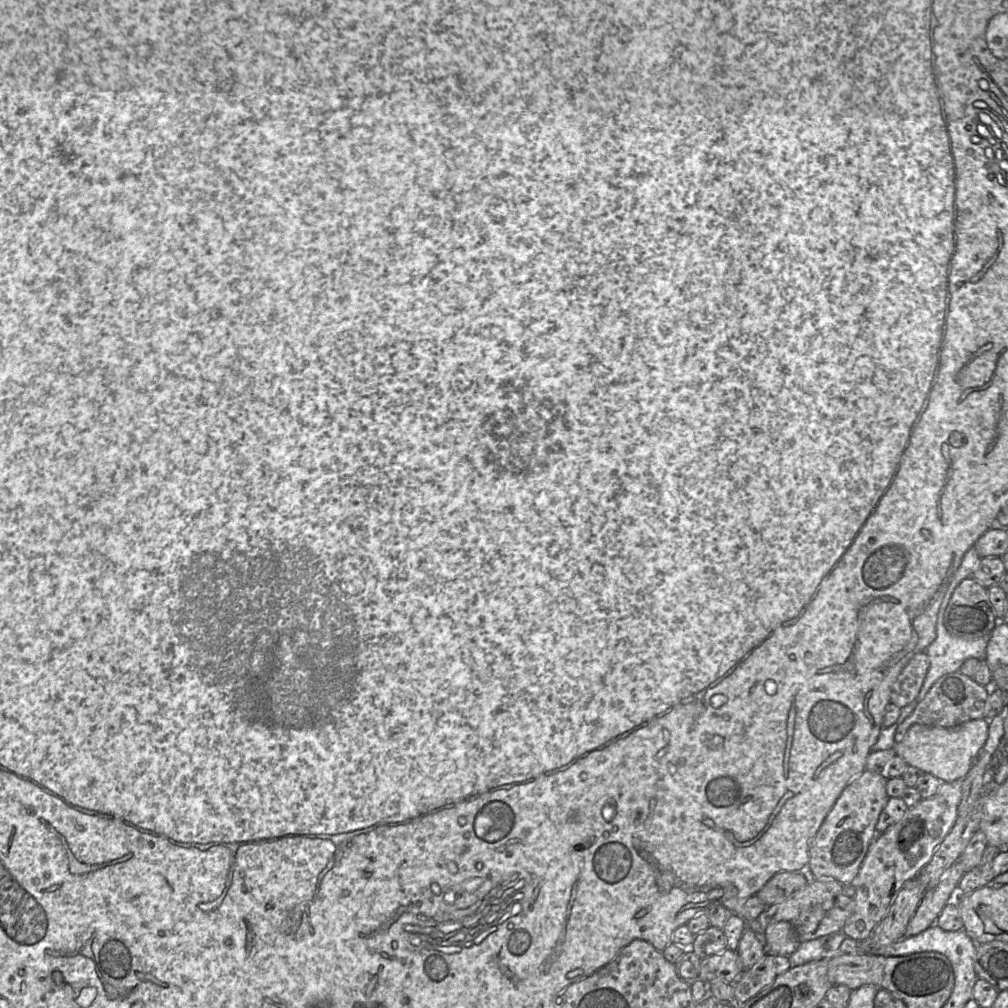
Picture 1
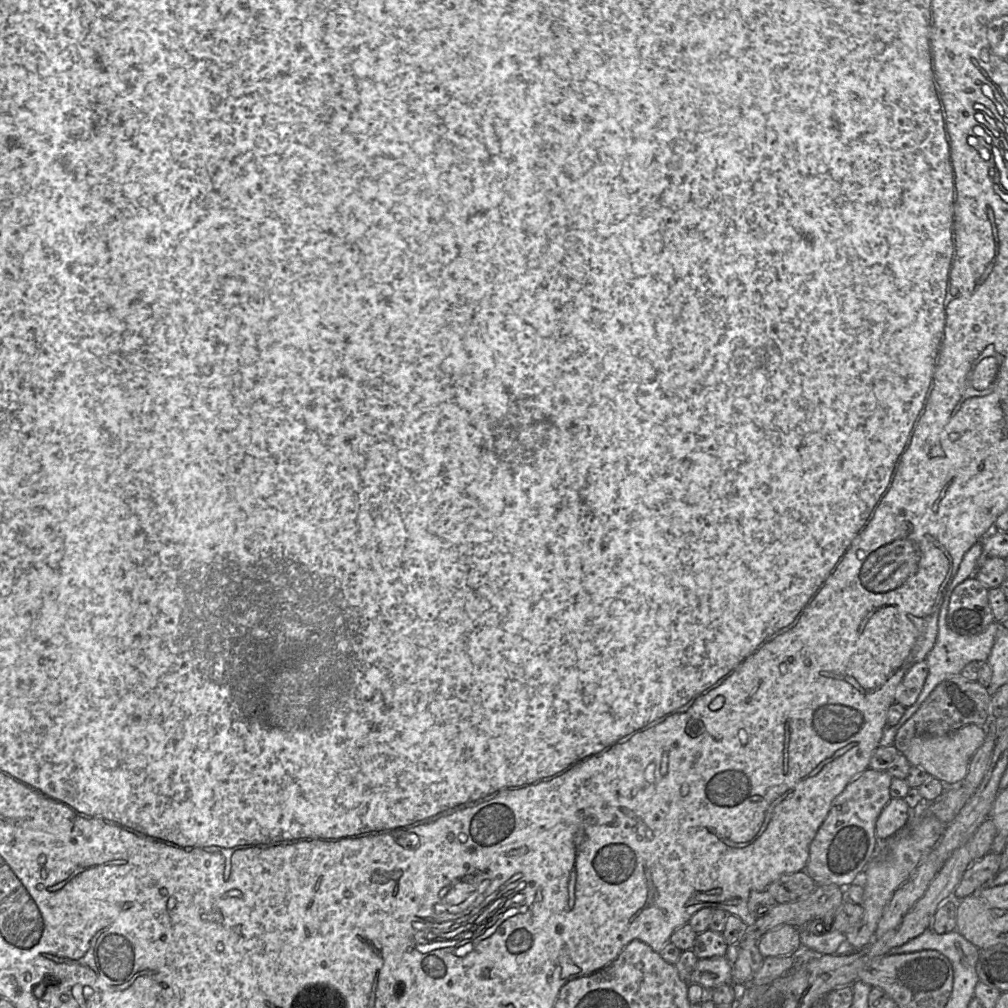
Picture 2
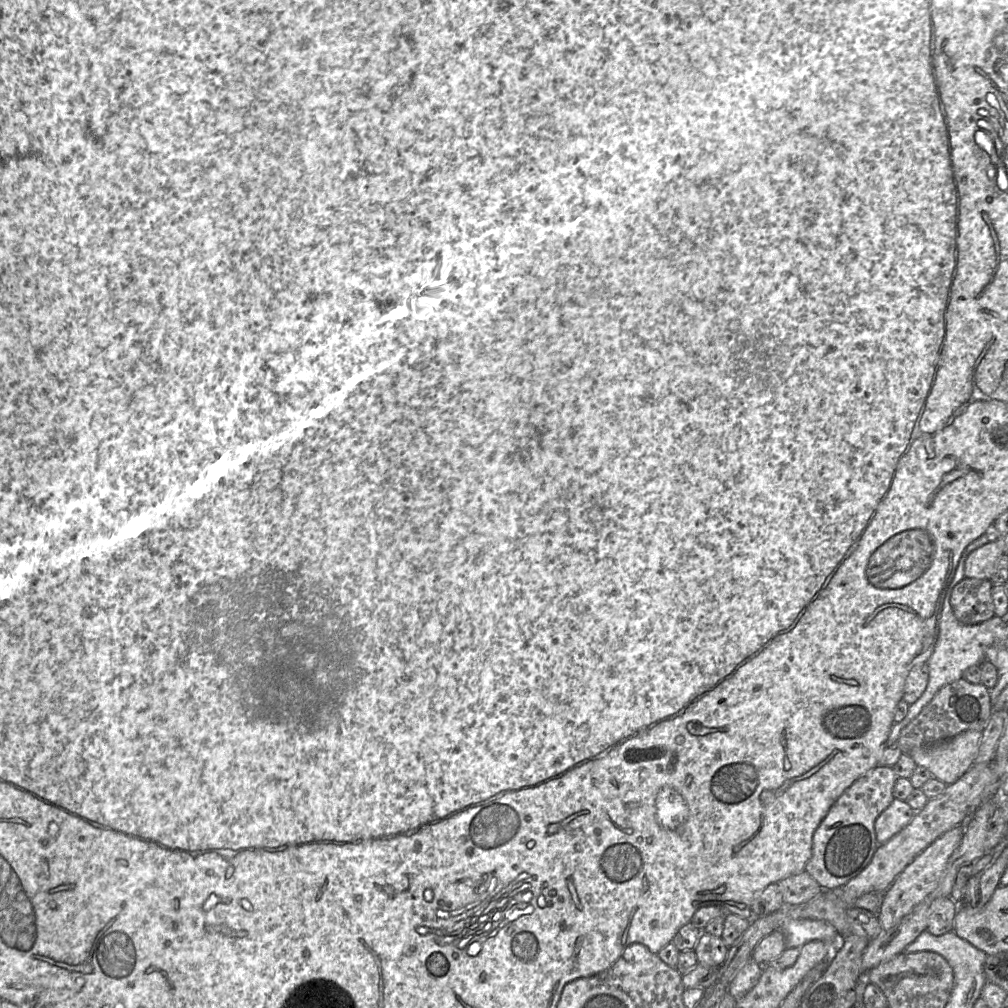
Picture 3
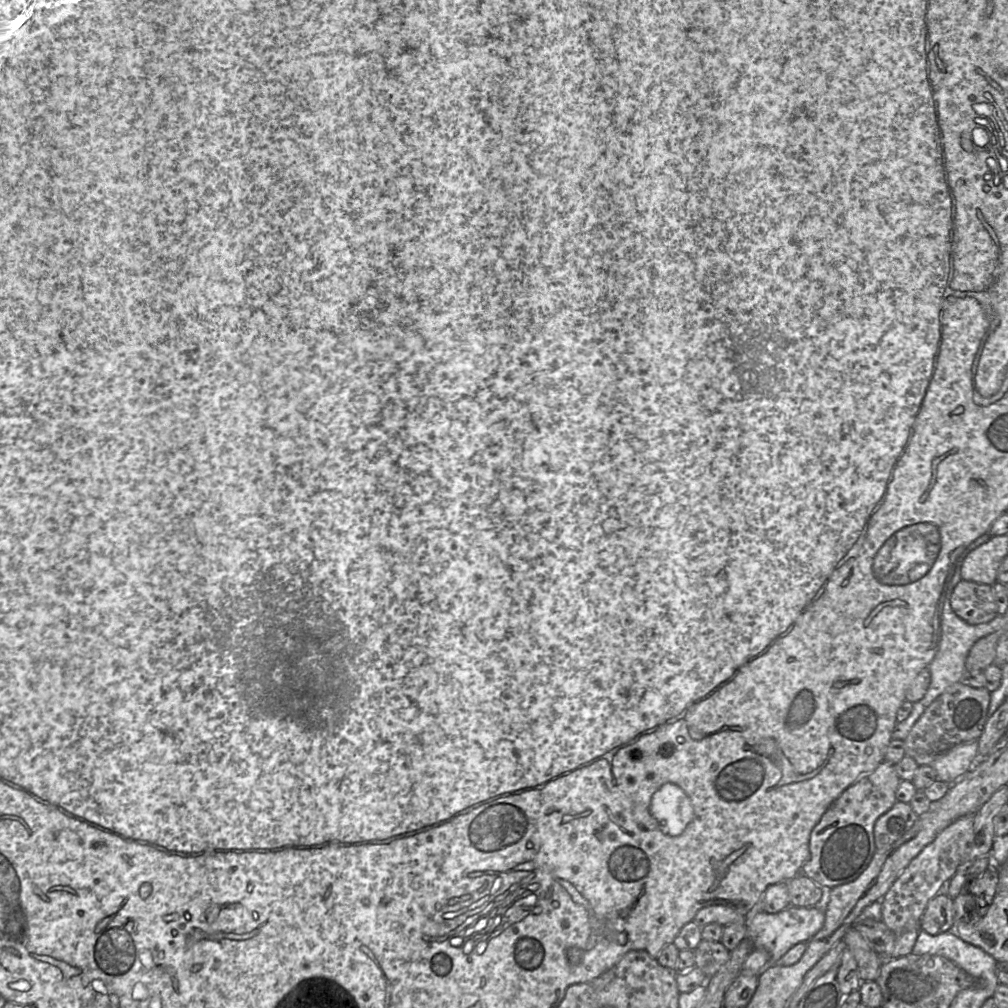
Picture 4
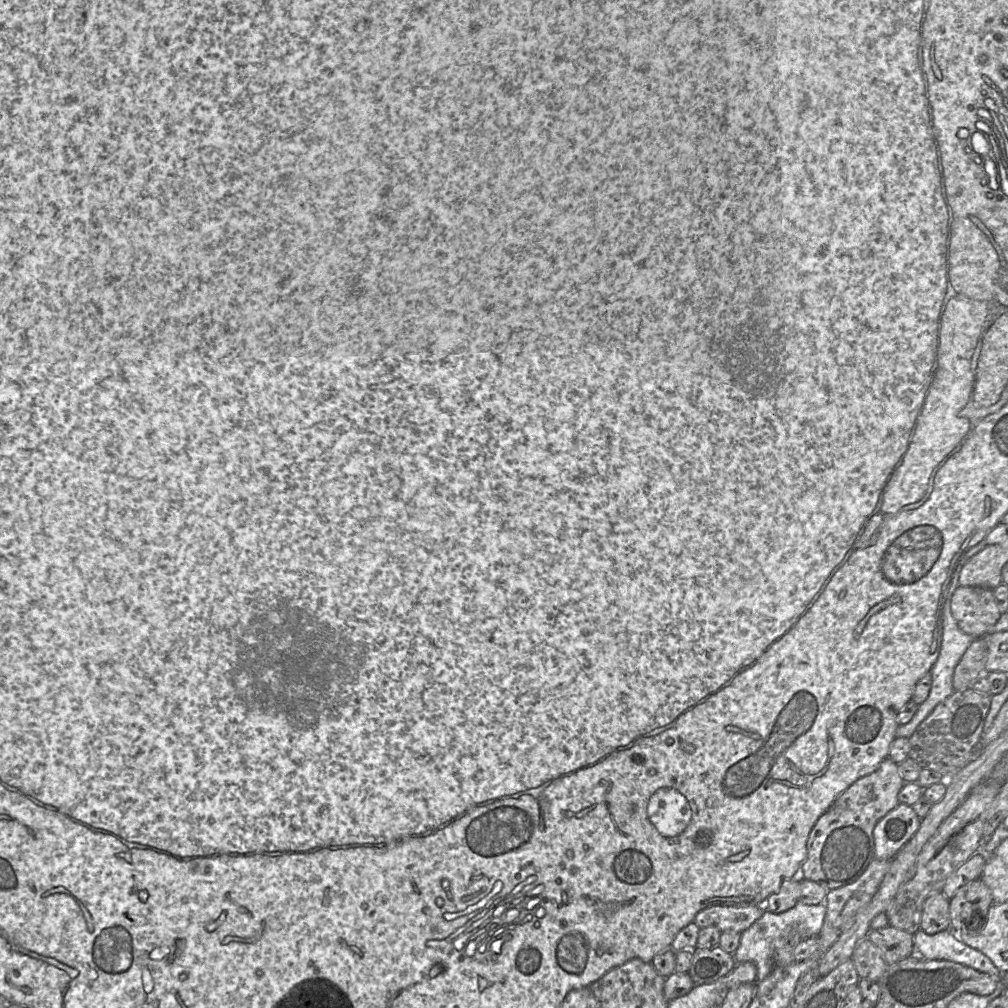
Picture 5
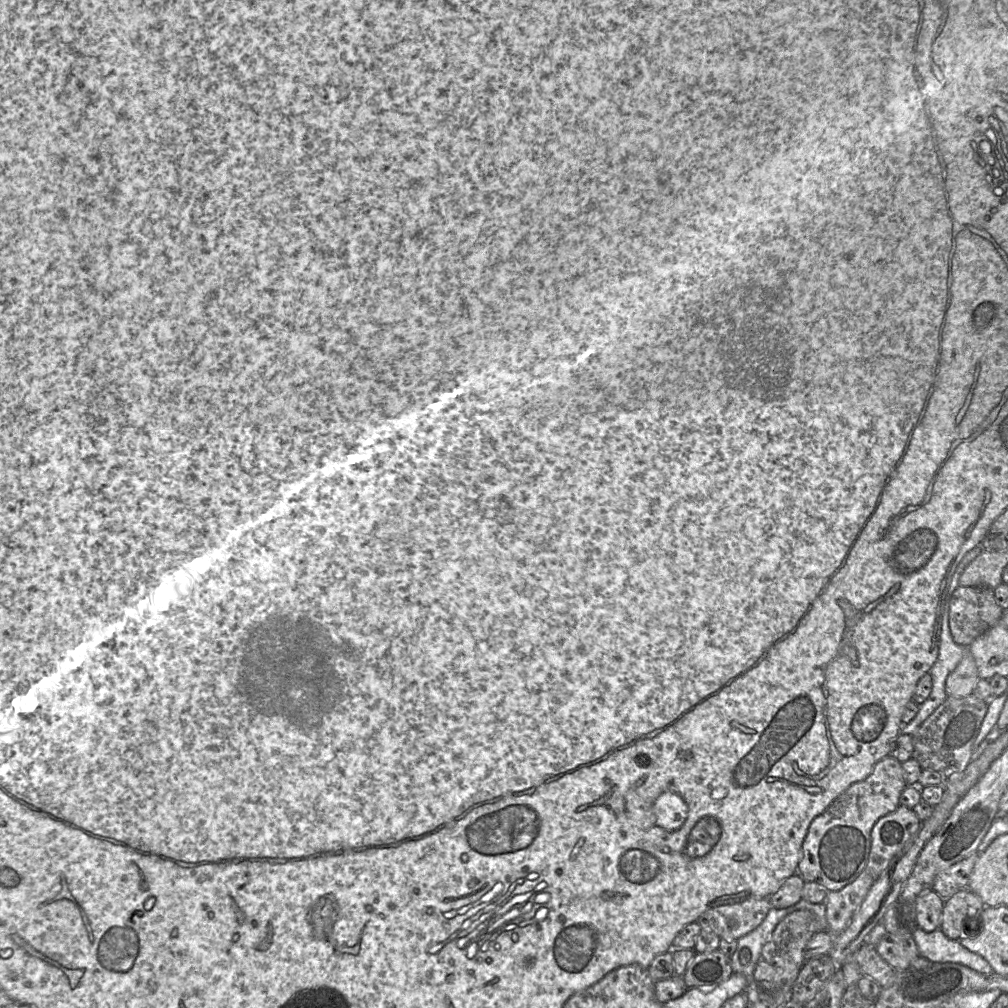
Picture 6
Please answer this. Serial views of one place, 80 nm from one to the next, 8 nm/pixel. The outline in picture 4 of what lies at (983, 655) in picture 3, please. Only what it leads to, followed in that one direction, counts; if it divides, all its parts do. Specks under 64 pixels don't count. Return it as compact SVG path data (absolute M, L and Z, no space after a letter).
M989 533L983 534L974 540L968 547L962 552L959 557L952 578L949 582L948 592L946 592L945 600L942 605L942 619L941 619L941 637L940 642L938 644L938 650L933 660L929 664L929 670L931 674L931 682L929 688L925 694L925 696L918 702L913 703L913 709L908 718L902 722L896 724L894 731L892 732L892 739L896 740L905 740L910 730L926 710L926 708L938 697L940 696L948 687L951 685L961 681L966 673L966 659L971 647L974 643L987 636L990 635L1003 626L1003 615L997 615L994 619L987 623L971 625L958 617L952 607L950 598L952 592L958 582L962 580L961 578L961 568L964 563L965 558L976 548L986 543L990 540L992 536Z

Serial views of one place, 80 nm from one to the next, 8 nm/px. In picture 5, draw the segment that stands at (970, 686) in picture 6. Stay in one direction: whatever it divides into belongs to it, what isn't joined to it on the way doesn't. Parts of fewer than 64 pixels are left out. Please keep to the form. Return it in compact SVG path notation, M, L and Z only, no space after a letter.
M976 638L966 649L953 674L955 691L970 689L970 683L985 674L987 643L985 638Z

